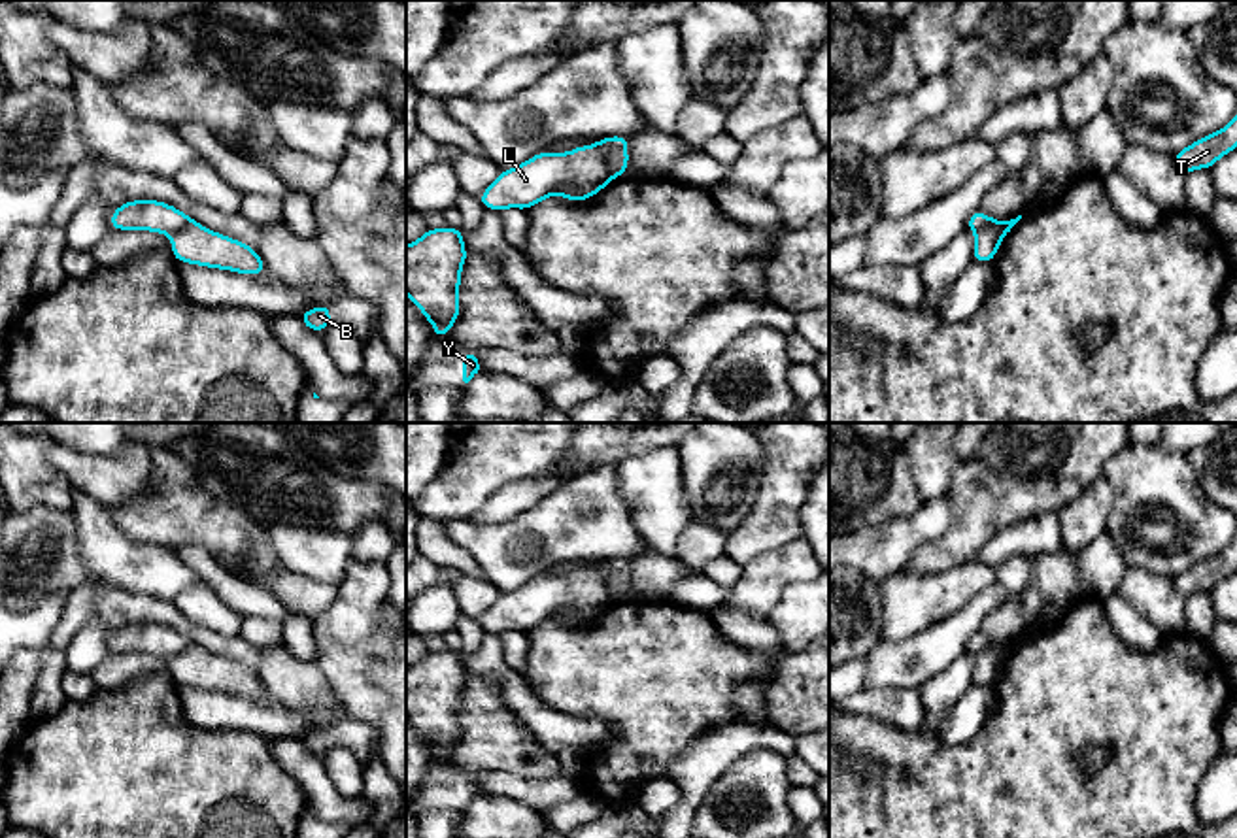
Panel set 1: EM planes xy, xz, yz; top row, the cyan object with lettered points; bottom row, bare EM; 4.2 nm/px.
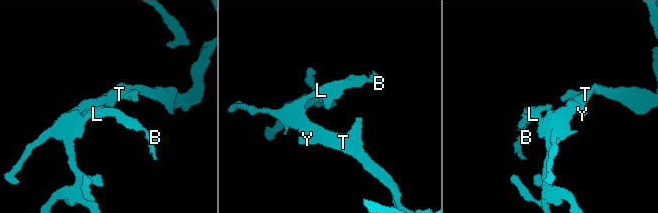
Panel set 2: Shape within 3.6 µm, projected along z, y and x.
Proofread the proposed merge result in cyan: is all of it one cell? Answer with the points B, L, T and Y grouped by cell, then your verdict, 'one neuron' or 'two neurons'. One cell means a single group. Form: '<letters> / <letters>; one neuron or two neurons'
B / L T Y; two neurons

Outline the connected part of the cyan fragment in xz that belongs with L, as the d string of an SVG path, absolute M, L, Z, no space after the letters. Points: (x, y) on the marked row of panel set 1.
M631 136L602 138L567 153L540 151L512 170L500 170L497 179L478 196L485 210L531 210L551 194L582 202L602 191L612 179L606 159L623 149Z

